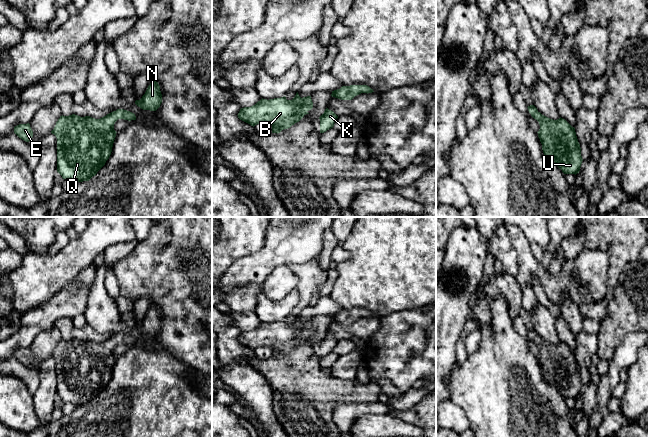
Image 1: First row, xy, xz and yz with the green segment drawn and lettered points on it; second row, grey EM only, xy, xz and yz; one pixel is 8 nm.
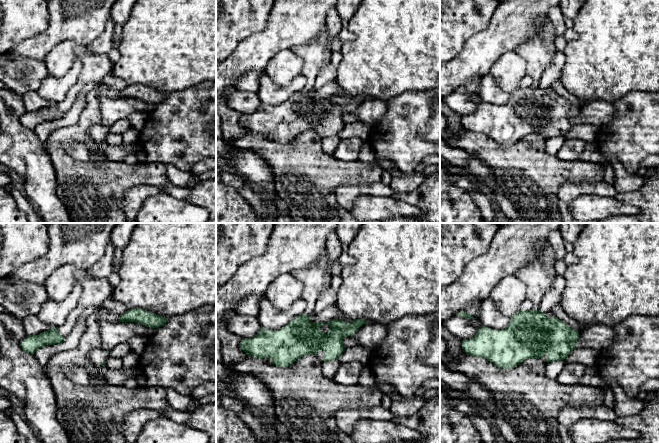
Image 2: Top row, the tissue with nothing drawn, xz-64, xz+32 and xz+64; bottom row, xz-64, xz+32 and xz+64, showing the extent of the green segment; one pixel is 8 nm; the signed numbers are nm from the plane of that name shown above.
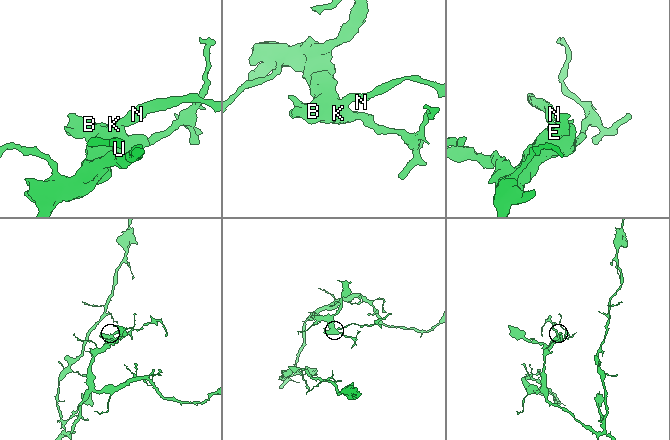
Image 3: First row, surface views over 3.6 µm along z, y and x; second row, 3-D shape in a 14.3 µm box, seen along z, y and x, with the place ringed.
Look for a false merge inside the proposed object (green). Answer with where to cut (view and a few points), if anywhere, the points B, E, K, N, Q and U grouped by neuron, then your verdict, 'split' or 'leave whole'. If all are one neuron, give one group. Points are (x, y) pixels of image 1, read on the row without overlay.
cut none; groups B E K N Q U; leave whole

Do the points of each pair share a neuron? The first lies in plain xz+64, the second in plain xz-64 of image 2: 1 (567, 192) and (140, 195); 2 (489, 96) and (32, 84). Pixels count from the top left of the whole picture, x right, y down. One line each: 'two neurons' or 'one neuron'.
1: one neuron
2: two neurons

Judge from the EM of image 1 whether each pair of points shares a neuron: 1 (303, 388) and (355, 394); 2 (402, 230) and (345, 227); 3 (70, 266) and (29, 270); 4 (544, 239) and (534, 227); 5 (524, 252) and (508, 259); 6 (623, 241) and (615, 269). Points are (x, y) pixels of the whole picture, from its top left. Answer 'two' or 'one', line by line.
1: one
2: two
3: one
4: one
5: two
6: one

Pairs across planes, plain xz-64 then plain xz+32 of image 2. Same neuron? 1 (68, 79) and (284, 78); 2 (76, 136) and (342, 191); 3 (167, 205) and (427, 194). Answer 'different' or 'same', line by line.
1: different
2: different
3: different

